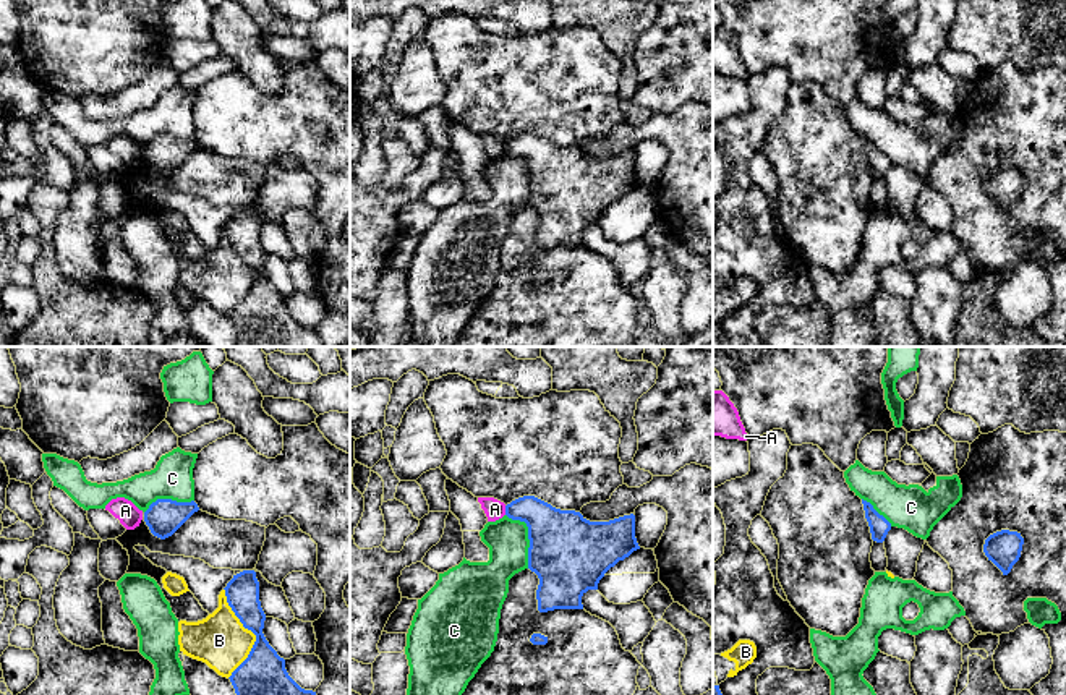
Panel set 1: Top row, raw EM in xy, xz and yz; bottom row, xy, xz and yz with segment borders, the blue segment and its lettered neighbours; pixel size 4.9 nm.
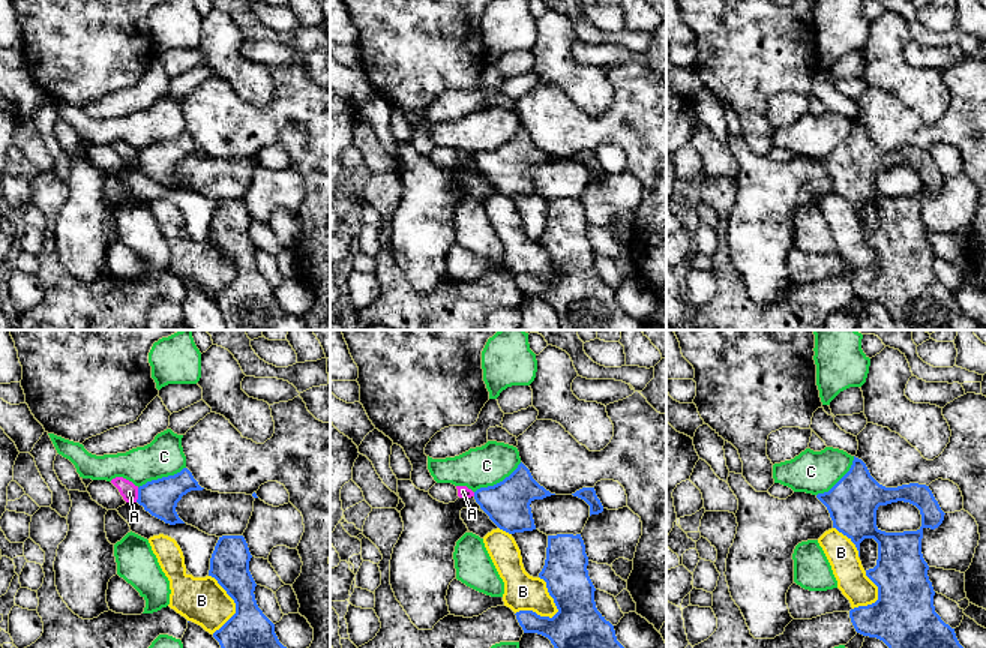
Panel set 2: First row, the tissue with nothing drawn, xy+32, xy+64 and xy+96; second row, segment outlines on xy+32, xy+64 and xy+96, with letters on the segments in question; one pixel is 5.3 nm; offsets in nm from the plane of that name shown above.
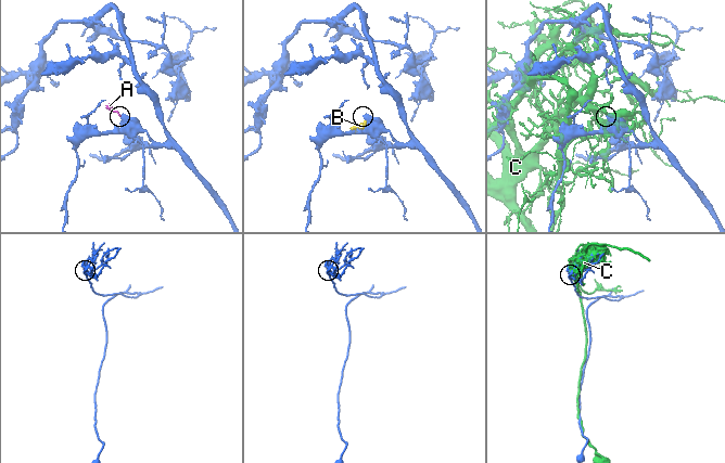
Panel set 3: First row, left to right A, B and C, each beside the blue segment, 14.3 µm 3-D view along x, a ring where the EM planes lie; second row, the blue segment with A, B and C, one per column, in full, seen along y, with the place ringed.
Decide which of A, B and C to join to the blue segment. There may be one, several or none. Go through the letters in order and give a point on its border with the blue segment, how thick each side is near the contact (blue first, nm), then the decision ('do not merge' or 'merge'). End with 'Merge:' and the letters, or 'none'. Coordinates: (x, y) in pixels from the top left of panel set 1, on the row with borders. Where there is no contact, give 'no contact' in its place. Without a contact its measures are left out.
A: xz (506, 511) | 240/100 nm | do not merge
B: xy (251, 631) | 220/260 nm | do not merge
C: xz (528, 537) | 380/200 nm | do not merge
Merge: none

